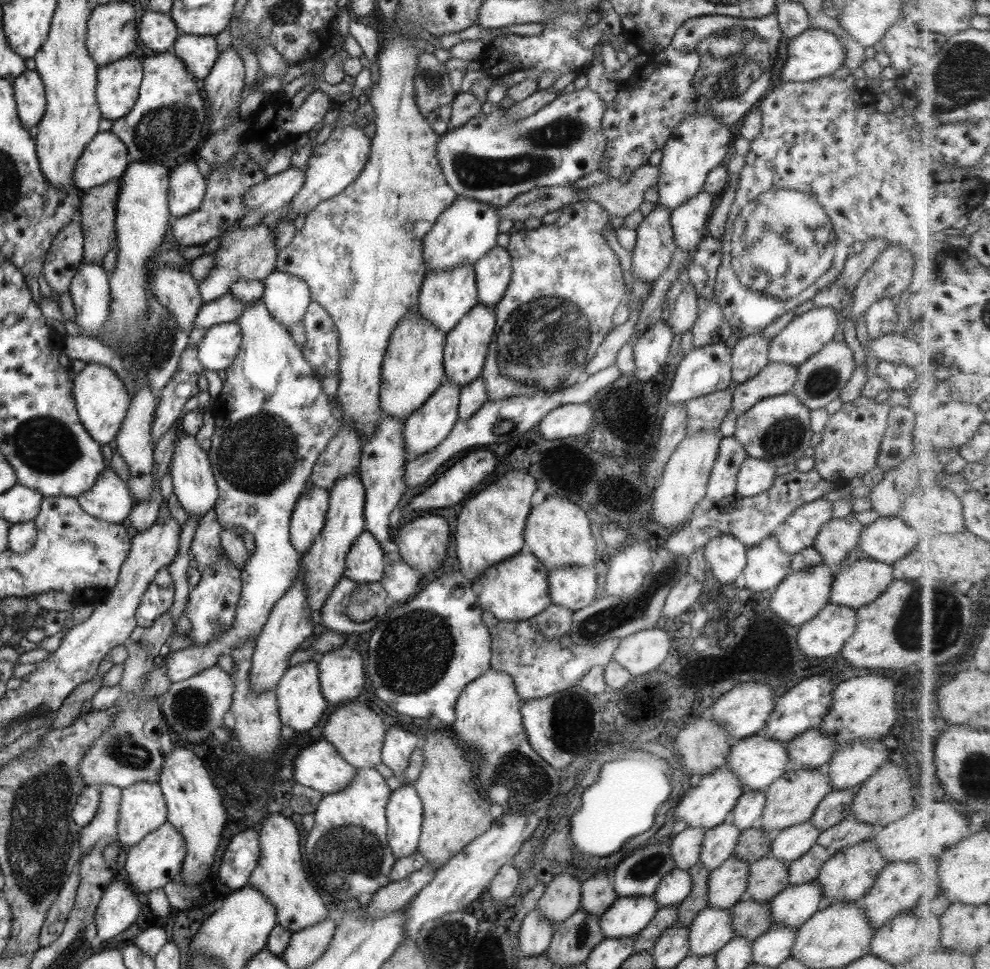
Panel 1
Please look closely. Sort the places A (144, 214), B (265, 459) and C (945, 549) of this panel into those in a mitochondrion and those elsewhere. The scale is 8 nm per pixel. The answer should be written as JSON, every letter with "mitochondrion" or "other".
{"A":"other","B":"mitochondrion","C":"other"}

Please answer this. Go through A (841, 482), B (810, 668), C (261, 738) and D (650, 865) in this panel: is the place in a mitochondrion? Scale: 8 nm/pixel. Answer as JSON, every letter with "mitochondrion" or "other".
{"A":"other","B":"other","C":"other","D":"mitochondrion"}

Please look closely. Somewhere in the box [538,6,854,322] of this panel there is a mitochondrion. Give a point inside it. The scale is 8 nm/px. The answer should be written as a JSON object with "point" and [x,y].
{"point":[726,60]}

